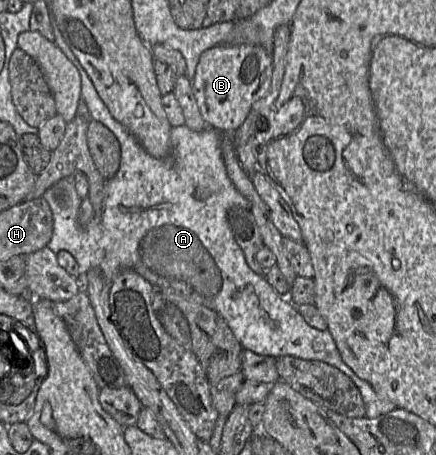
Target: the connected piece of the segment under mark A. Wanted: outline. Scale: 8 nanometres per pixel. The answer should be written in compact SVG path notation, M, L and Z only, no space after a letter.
M55 24L52 29L54 43L61 48L81 76L81 101L76 116L91 118L112 131L120 144L120 164L116 174L105 181L102 214L95 215L94 212L93 219L86 227L81 227L77 221L82 199L76 192L74 176L62 178L44 192L42 198L48 202L53 215L53 233L47 248L56 254L62 250L71 253L78 263L80 275L86 275L90 269L98 268L112 281L122 270L132 269L150 282L156 290L171 289L189 301L216 311L246 350L275 358L293 356L316 360L337 368L352 380L361 393L366 418L376 418L397 409L394 403L379 396L367 381L358 377L343 361L329 331L311 327L298 312L297 306L288 297L280 295L264 276L254 272L246 262L245 255L234 238L228 212L236 207L251 207L251 204L237 190L227 174L221 151L222 132L210 126L199 132L191 130L185 124L172 127L170 155L164 159L152 157L135 136L111 116L91 79L64 42Z

